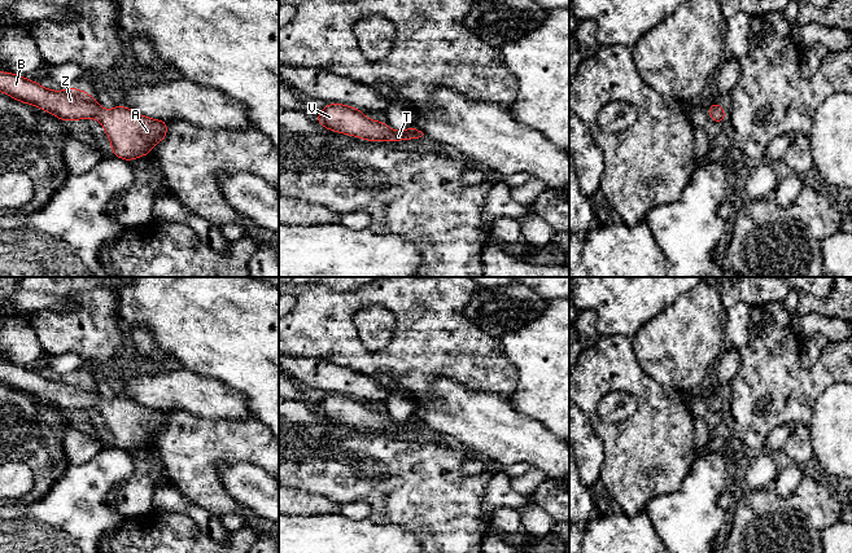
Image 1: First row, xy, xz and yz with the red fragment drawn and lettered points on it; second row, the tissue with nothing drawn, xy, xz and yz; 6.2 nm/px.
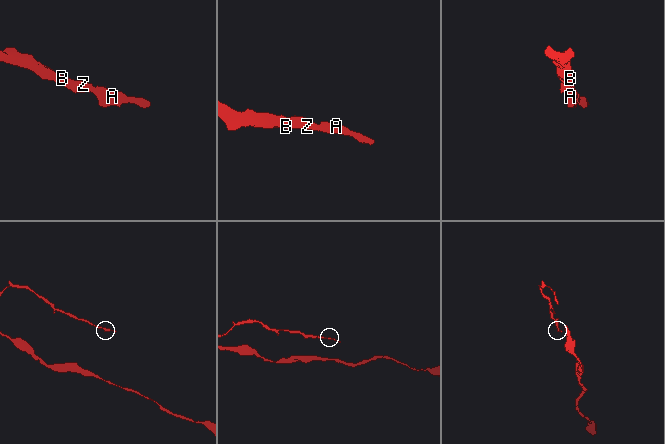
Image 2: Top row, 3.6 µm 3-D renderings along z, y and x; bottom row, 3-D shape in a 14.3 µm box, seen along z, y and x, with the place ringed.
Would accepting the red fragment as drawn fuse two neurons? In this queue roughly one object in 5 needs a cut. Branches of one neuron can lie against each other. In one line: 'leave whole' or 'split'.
leave whole

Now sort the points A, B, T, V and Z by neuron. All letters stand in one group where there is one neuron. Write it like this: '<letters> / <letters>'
A B T V Z

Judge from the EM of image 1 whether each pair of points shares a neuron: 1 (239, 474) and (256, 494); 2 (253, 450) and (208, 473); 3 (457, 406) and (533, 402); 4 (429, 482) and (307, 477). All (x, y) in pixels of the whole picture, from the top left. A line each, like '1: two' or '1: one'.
1: one
2: one
3: one
4: one

